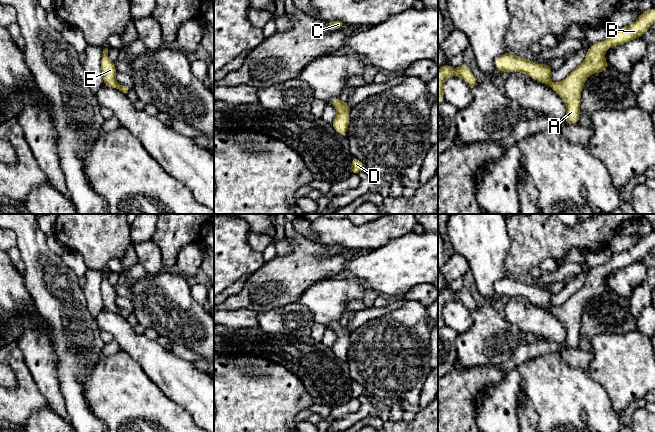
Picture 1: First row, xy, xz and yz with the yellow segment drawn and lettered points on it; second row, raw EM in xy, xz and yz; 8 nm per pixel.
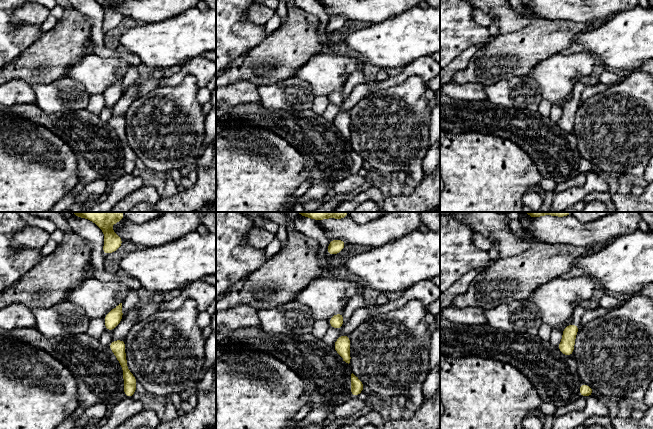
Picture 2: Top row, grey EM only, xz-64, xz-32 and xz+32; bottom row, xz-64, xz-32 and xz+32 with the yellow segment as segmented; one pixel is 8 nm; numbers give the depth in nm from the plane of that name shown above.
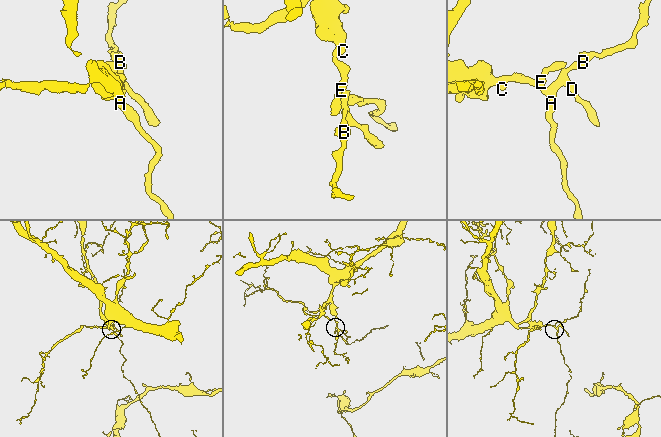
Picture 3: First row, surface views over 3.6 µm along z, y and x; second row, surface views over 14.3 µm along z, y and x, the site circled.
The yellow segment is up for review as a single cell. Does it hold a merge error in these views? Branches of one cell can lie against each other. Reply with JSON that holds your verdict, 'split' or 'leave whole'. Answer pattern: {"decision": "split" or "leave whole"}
{"decision": "leave whole"}

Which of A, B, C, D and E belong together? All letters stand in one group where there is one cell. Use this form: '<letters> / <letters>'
A B C D E

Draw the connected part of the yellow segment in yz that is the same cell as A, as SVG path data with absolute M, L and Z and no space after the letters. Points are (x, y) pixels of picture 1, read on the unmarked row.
M655 232L643 235L640 241L632 248L624 252L613 254L612 258L607 264L596 266L589 270L584 285L575 292L564 304L558 307L553 307L550 299L553 296L549 287L548 288L533 288L529 283L522 283L513 277L504 277L496 282L496 293L500 296L521 296L529 299L531 302L538 306L547 308L555 317L557 317L562 324L566 327L566 340L564 342L565 349L578 348L580 343L580 324L583 309L586 303L595 297L600 297L608 293L608 287L605 283L604 277L612 270L625 268L633 263L642 262L643 258L655 246Z

